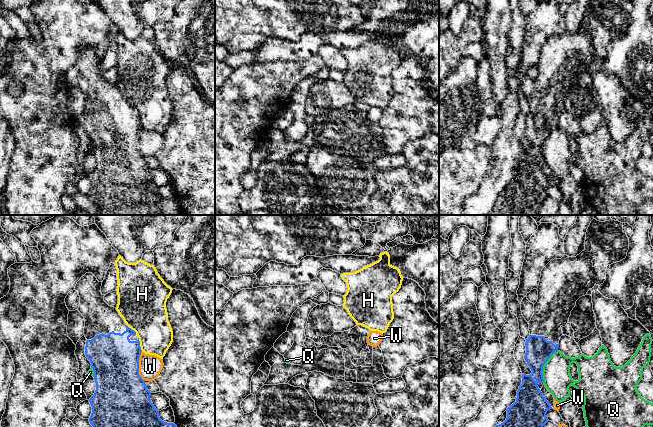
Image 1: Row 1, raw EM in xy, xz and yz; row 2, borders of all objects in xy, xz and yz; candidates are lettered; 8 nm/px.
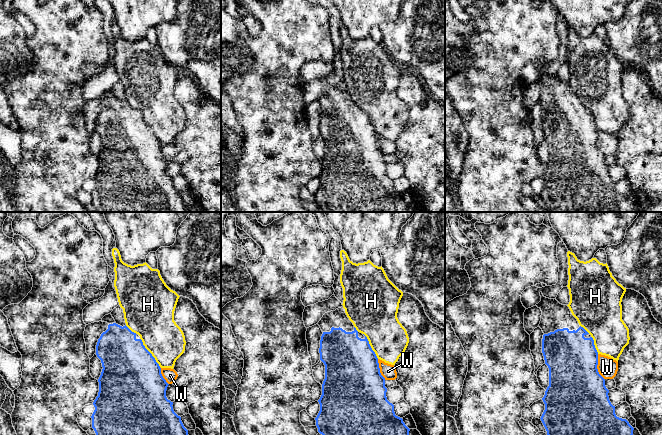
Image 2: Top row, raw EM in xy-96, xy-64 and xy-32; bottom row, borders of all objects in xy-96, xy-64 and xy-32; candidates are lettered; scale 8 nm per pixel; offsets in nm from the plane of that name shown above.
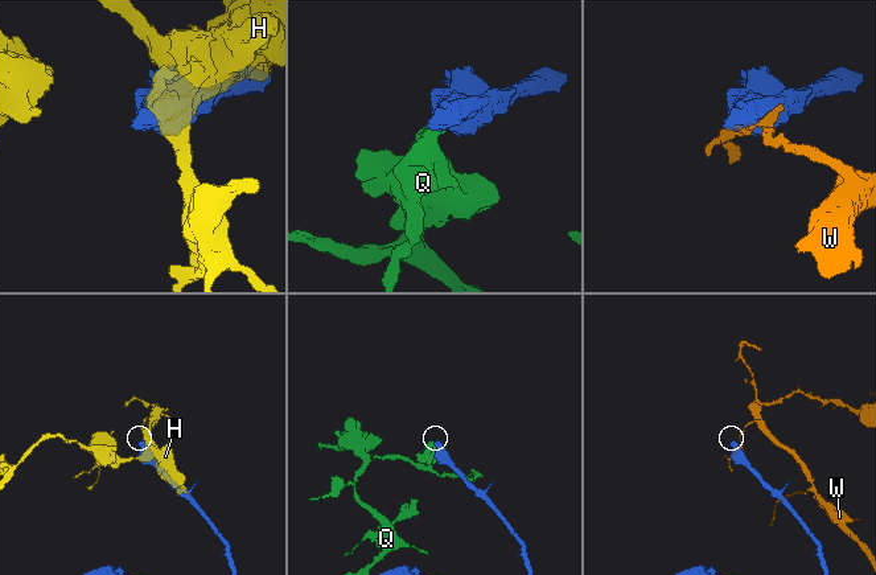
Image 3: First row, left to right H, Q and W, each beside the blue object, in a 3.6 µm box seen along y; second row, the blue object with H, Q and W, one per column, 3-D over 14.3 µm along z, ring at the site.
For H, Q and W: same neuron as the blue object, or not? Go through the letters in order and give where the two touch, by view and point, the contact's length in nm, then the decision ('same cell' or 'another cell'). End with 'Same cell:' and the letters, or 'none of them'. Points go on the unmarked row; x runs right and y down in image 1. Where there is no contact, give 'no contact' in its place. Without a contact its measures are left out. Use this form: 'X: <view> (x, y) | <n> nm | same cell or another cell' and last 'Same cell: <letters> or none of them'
H: xy (139, 120) | 120 nm | another cell
Q: yz (543, 141) | 280 nm | another cell
W: xy (138, 142) | 240 nm | another cell
Same cell: none of them

